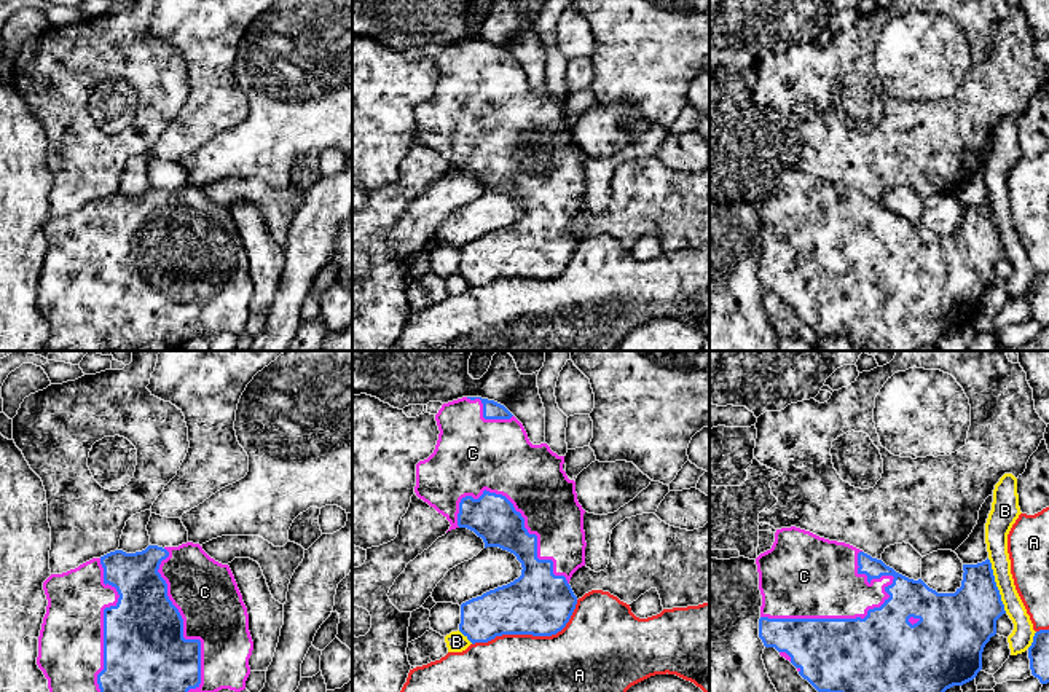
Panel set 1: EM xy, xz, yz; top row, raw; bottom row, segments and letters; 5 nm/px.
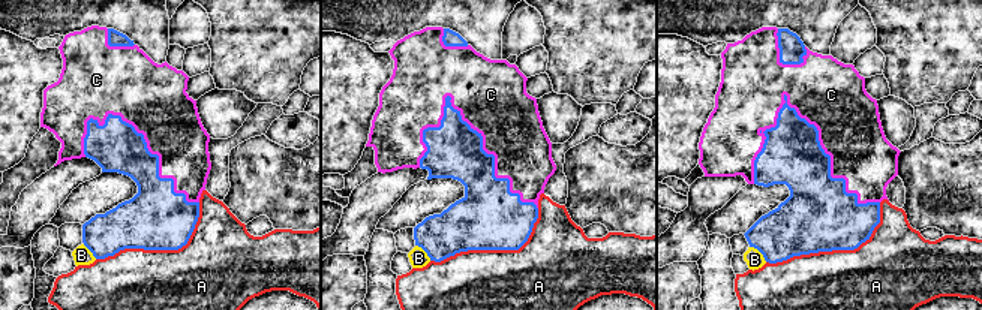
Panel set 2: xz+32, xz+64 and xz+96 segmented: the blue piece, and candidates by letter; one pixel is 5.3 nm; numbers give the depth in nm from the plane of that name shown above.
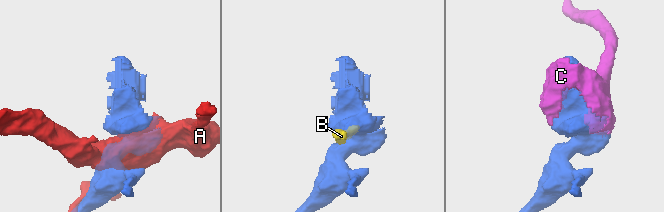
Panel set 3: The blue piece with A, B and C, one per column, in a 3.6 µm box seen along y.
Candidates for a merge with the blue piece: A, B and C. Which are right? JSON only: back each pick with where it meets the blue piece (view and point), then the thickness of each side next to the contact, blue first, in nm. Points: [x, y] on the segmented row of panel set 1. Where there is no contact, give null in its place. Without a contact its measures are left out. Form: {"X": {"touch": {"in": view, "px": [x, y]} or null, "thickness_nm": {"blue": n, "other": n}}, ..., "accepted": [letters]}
{"C": {"touch": {"in": "yz", "px": [834, 619]}, "thickness_nm": {"blue": 380, "other": 420}}, "accepted": ["C"]}

